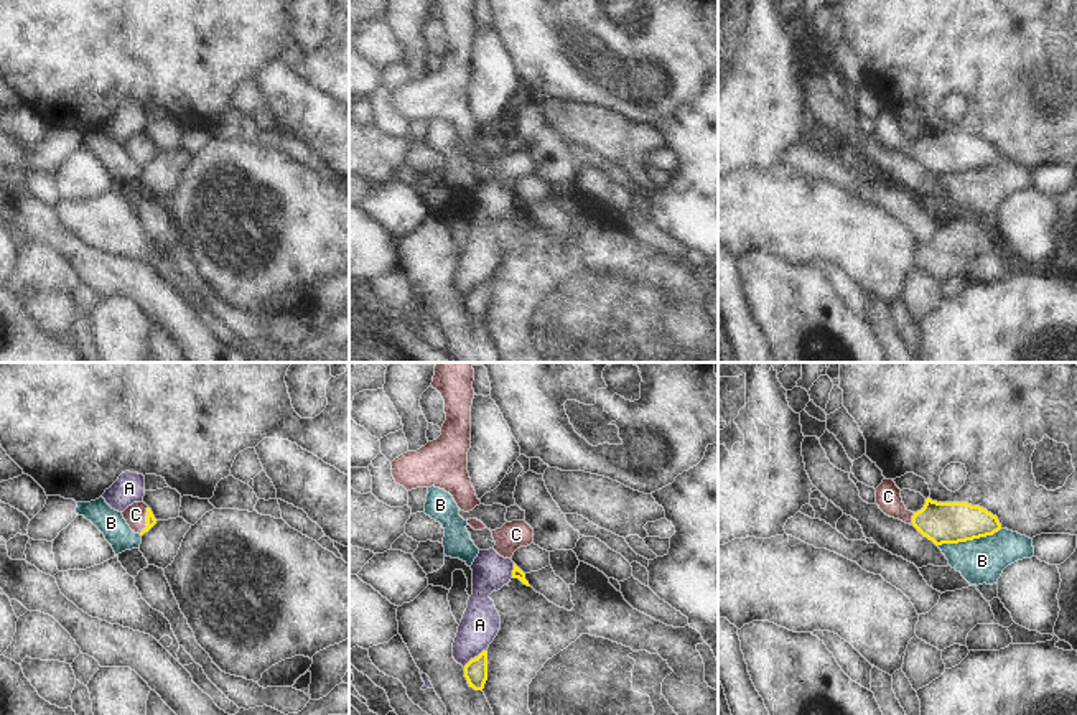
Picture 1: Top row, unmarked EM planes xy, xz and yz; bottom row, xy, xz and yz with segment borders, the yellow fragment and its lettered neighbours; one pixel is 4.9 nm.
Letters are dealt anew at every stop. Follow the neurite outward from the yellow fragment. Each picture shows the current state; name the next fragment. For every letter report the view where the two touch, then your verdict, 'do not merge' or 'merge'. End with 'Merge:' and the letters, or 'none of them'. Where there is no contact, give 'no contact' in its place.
A: contact in xz; do not merge
B: contact in yz; do not merge
C: contact in xy; merge
Merge: C

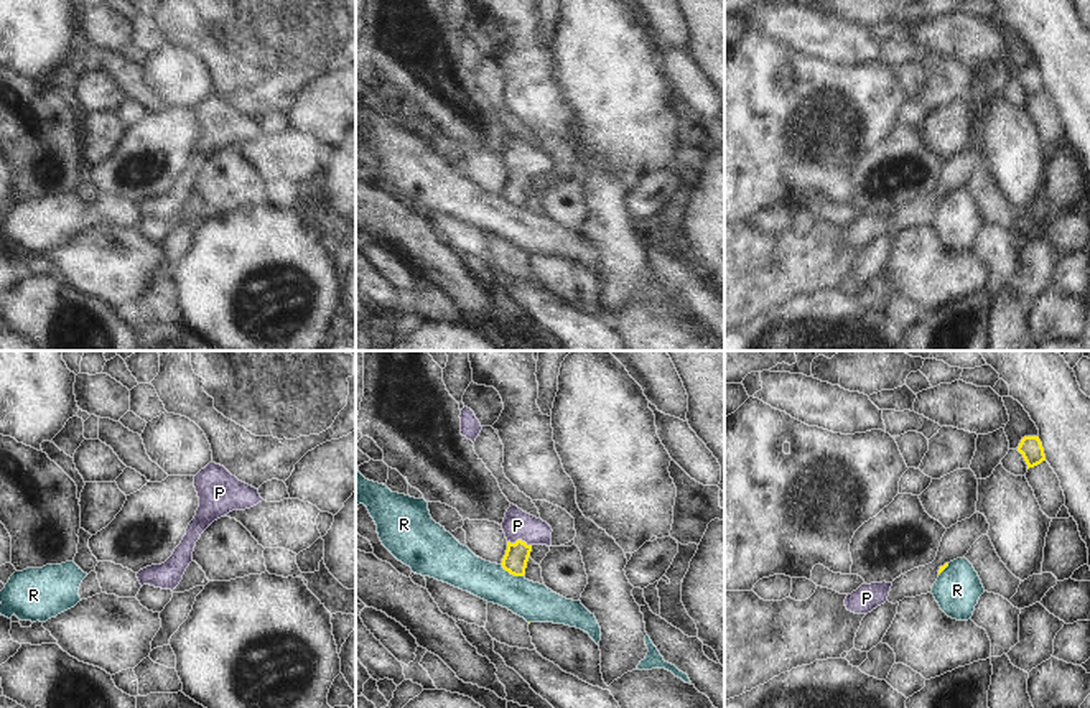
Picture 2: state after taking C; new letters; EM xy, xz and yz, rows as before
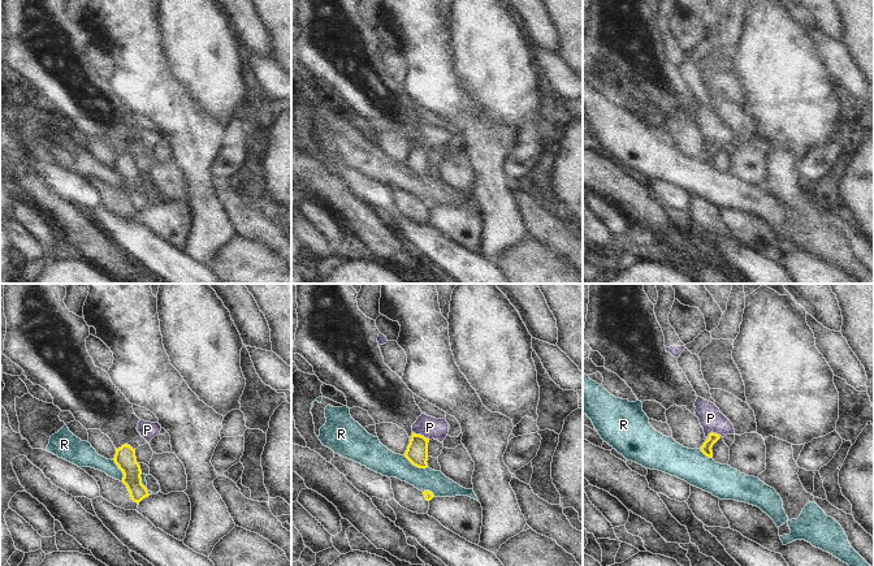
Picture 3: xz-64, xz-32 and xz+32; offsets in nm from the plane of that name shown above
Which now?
P: contact in xz; merge
R: contact in xz; do not merge
Merge: P

